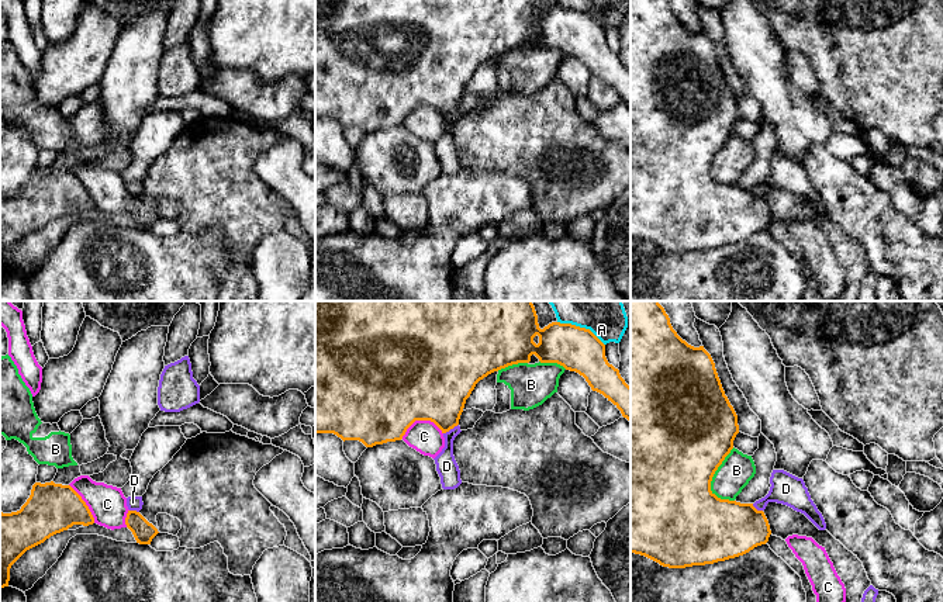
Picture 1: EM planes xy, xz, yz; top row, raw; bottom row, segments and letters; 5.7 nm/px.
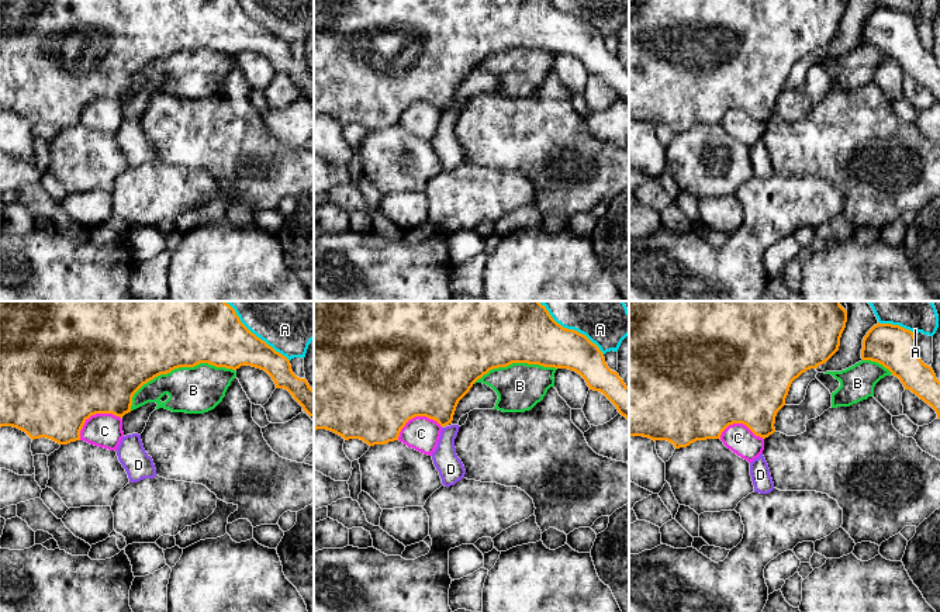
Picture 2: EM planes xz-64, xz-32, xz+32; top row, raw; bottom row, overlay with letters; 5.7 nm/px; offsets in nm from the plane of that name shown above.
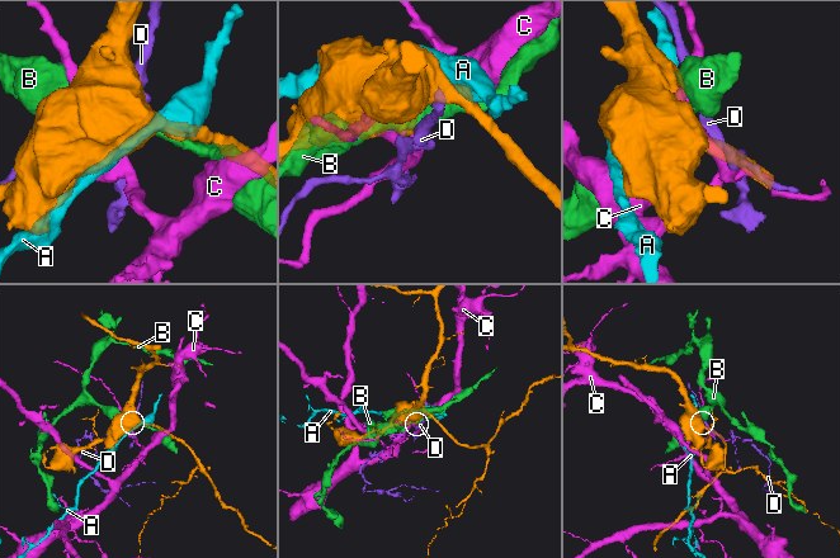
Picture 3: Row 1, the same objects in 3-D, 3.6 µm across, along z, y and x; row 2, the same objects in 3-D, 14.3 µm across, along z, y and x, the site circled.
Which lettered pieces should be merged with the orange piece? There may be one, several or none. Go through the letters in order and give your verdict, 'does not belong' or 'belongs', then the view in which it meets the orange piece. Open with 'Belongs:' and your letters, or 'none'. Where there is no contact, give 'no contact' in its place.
Belongs: none
A: does not belong | xz
B: does not belong | yz
C: does not belong | xz
D: does not belong | xz

